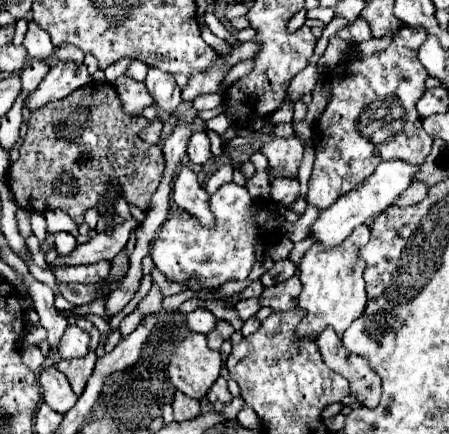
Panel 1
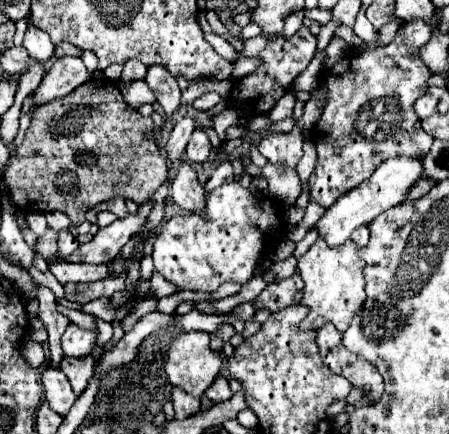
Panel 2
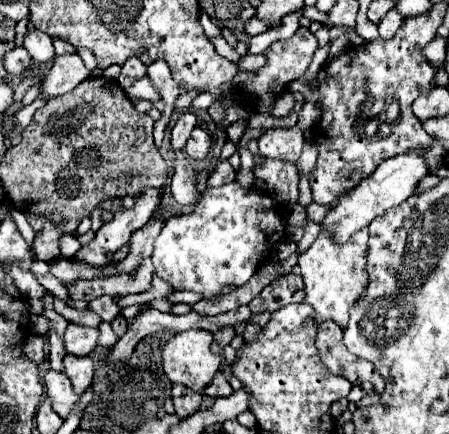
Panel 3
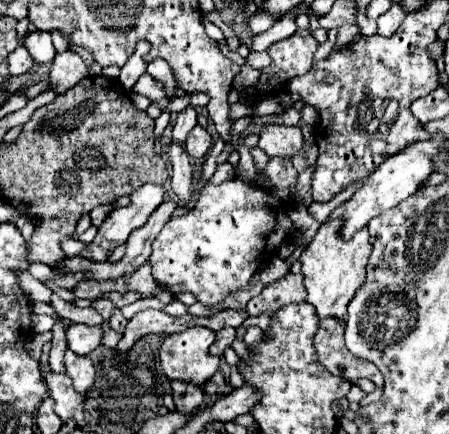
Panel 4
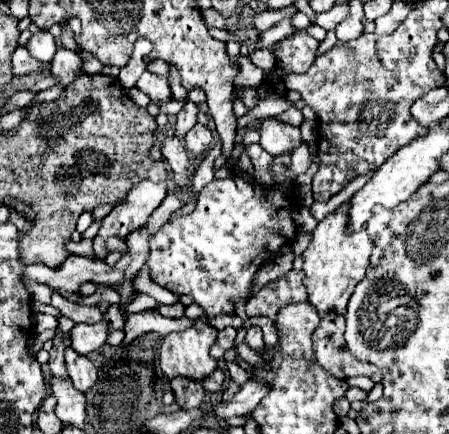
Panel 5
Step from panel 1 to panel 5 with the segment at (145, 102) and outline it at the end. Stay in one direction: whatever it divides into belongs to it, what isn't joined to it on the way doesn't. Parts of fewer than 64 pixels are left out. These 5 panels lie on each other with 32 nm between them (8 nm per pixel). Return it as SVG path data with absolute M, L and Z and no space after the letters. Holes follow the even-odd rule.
M144 72L140 76L140 80L136 82L136 88L140 92L144 92L152 102L166 102L172 98L172 92L170 92L170 86L168 86L168 80L162 78L162 76L156 76L156 74L150 74L150 72Z

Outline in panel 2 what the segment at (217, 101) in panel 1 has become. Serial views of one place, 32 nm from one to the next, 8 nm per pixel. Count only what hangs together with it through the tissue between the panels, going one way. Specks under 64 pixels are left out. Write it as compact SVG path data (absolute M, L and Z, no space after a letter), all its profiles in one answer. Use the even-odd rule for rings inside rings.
M208 92L208 94L202 94L200 98L196 98L196 100L192 102L192 106L194 106L196 110L210 110L210 108L214 108L220 100L222 100L222 98L220 98L216 92Z

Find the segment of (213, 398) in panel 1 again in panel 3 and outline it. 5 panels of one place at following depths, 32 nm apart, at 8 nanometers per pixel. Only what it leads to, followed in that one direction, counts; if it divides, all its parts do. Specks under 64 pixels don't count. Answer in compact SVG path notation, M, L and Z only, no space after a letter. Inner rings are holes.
M218 372L218 374L214 376L214 380L212 380L212 384L204 390L204 394L210 396L210 398L226 398L226 396L230 396L232 392L234 392L234 390L230 388L230 384L228 384L228 380L224 378L222 372Z

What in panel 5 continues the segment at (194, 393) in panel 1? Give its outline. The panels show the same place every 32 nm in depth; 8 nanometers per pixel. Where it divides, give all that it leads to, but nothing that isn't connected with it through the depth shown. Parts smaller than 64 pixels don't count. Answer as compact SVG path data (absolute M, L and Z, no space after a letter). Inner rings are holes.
M194 324L192 328L184 330L184 332L172 332L162 340L160 346L160 368L162 372L172 380L172 378L192 378L192 380L204 380L204 376L208 376L208 372L214 372L218 368L218 360L212 358L210 346L216 342L216 330L208 324Z

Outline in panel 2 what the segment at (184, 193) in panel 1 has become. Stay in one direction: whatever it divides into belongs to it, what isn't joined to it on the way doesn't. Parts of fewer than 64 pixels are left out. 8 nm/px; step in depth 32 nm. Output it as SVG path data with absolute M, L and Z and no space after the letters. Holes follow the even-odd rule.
M180 162L178 174L170 184L170 192L172 192L172 200L180 208L184 208L188 212L200 212L200 216L204 216L206 190L198 184L196 172L192 170L192 166L188 162Z

